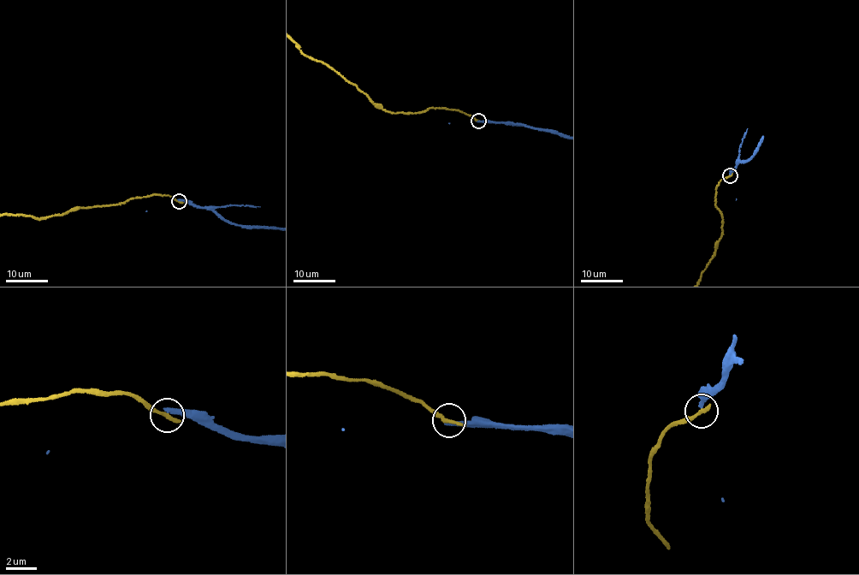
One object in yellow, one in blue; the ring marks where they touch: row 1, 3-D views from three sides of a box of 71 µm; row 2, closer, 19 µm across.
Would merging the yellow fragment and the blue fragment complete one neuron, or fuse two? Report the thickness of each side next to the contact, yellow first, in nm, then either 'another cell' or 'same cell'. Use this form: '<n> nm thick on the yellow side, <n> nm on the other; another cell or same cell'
280 nm thick on the yellow side, 320 nm on the other; another cell

